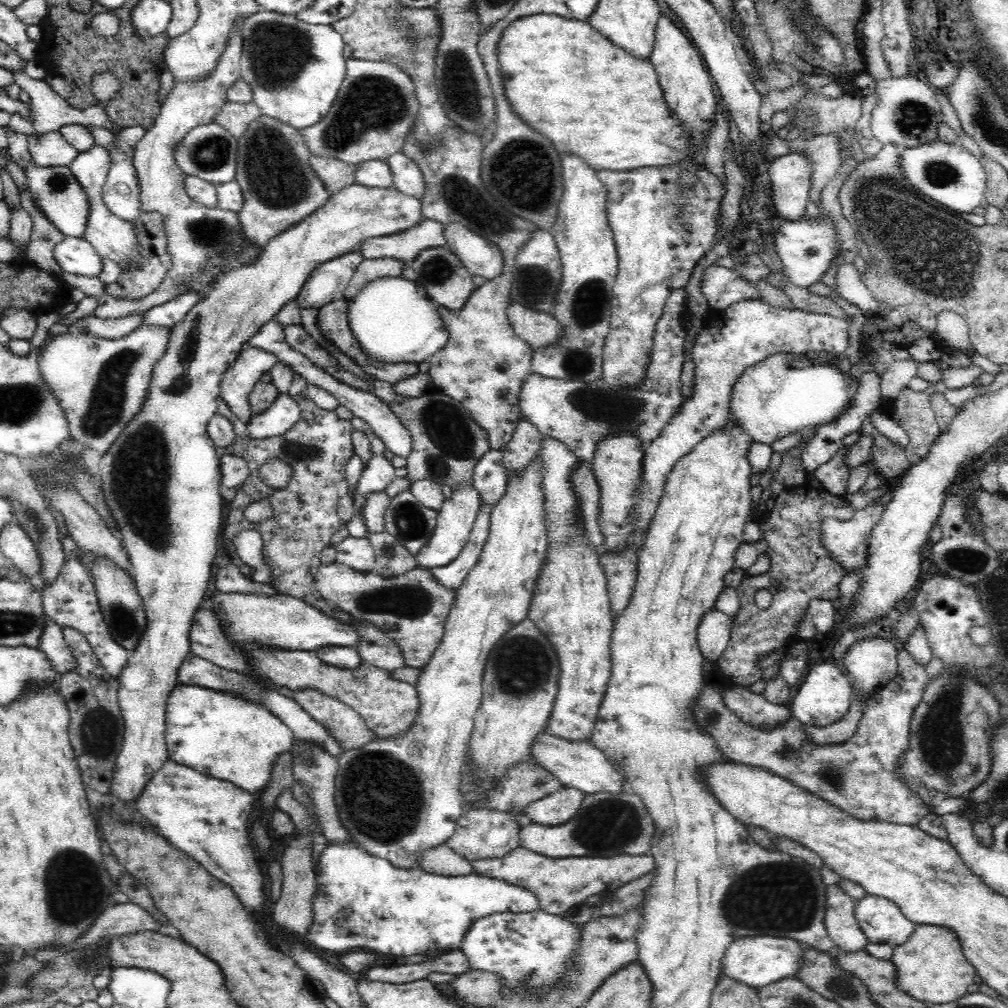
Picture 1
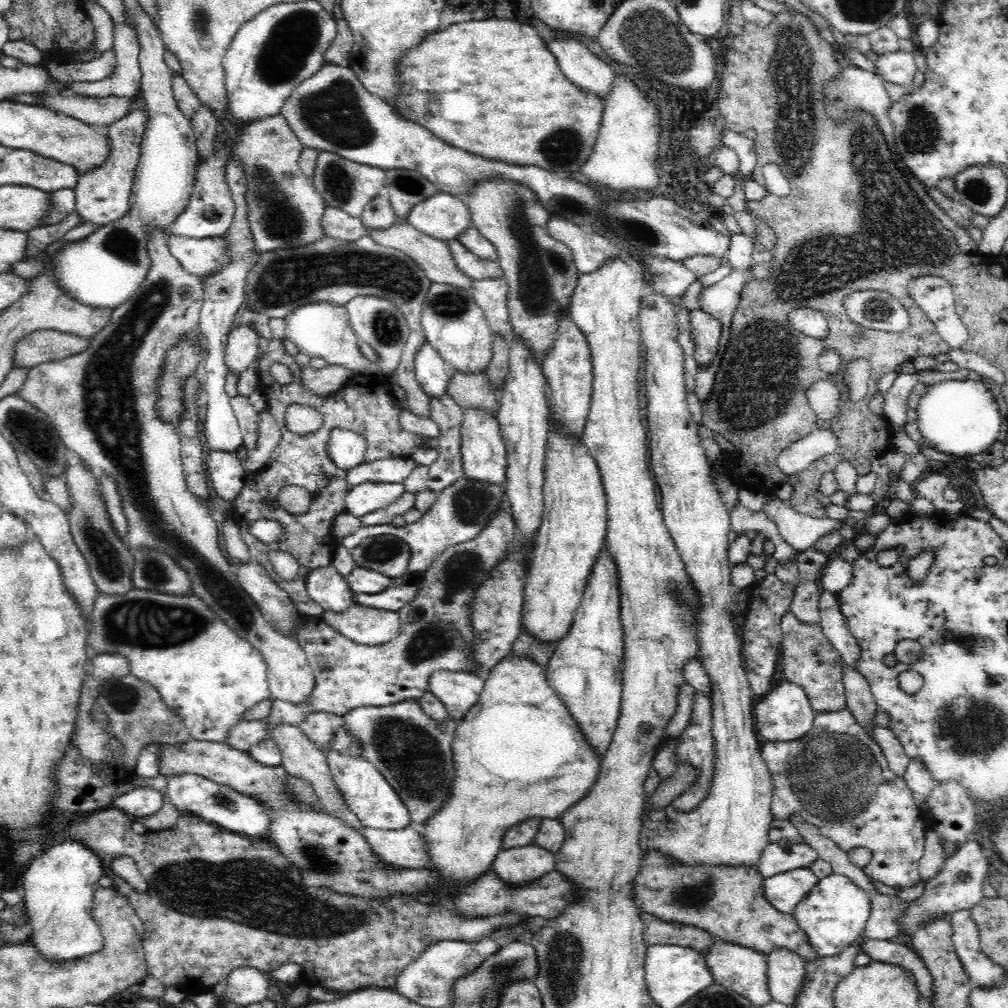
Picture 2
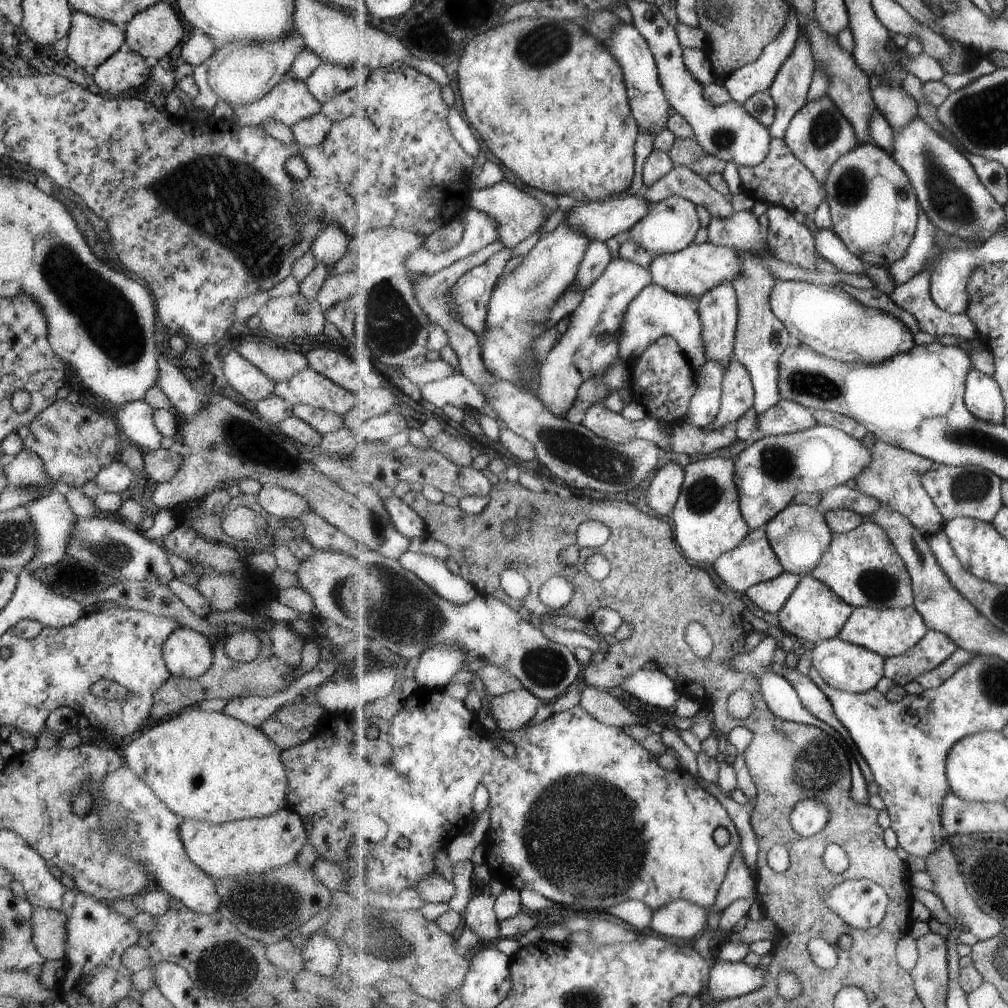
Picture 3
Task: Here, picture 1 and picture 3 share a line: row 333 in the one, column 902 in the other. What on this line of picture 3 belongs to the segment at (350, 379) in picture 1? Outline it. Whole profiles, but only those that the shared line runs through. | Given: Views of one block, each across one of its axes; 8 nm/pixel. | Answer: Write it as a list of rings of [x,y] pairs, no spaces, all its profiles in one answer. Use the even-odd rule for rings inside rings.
[[[930,265],[924,272],[916,275],[909,283],[897,285],[896,290],[890,295],[896,304],[915,314],[921,329],[925,333],[941,337],[954,335],[967,341],[981,337],[975,322],[967,316],[967,312],[957,315],[942,310],[931,298],[929,290]]]

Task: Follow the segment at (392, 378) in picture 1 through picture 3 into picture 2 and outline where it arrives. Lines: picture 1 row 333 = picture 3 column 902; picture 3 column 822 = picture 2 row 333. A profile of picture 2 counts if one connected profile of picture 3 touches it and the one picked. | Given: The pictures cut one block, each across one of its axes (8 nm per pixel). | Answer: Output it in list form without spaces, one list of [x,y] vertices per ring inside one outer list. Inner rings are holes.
[[[328,302],[305,304],[300,308],[295,308],[285,316],[285,338],[288,338],[299,353],[306,354],[310,359],[322,358],[327,365],[346,366],[355,374],[380,375],[380,369],[375,362],[371,362],[360,355],[358,340],[352,326],[348,321],[348,315],[343,306],[334,306]]]

